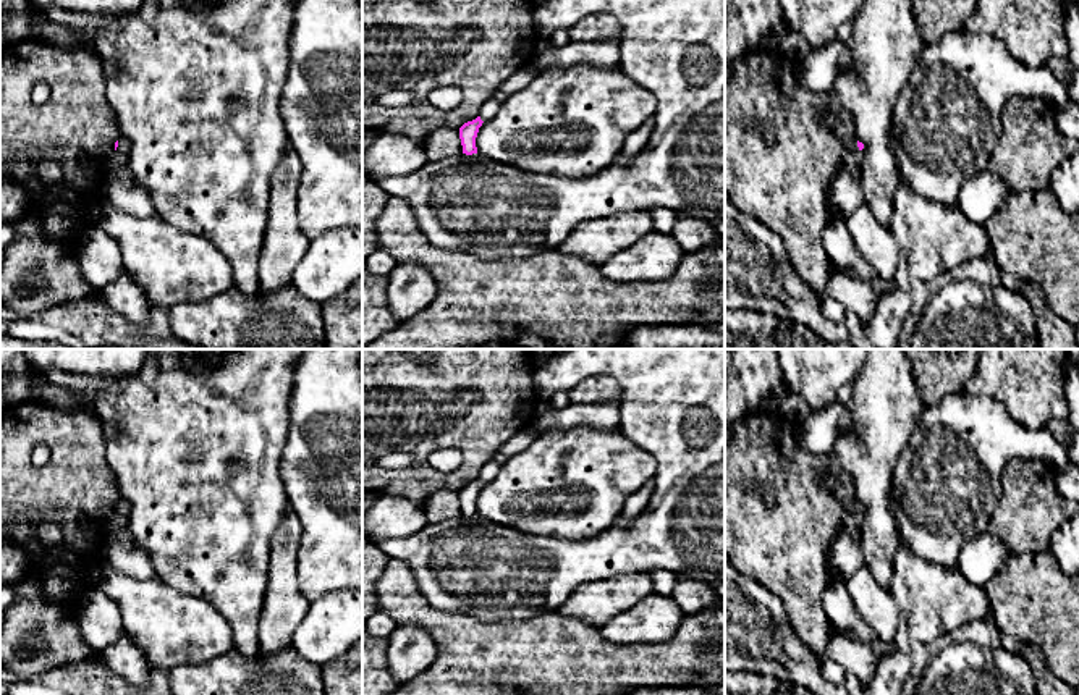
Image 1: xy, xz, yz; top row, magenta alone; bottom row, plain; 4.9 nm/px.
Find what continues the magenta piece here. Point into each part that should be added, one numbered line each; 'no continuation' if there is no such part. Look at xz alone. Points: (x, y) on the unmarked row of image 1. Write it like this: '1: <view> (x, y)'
1: xz (490, 469)

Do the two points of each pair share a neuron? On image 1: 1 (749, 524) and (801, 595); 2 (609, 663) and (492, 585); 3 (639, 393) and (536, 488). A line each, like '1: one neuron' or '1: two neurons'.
1: one neuron
2: two neurons
3: two neurons

